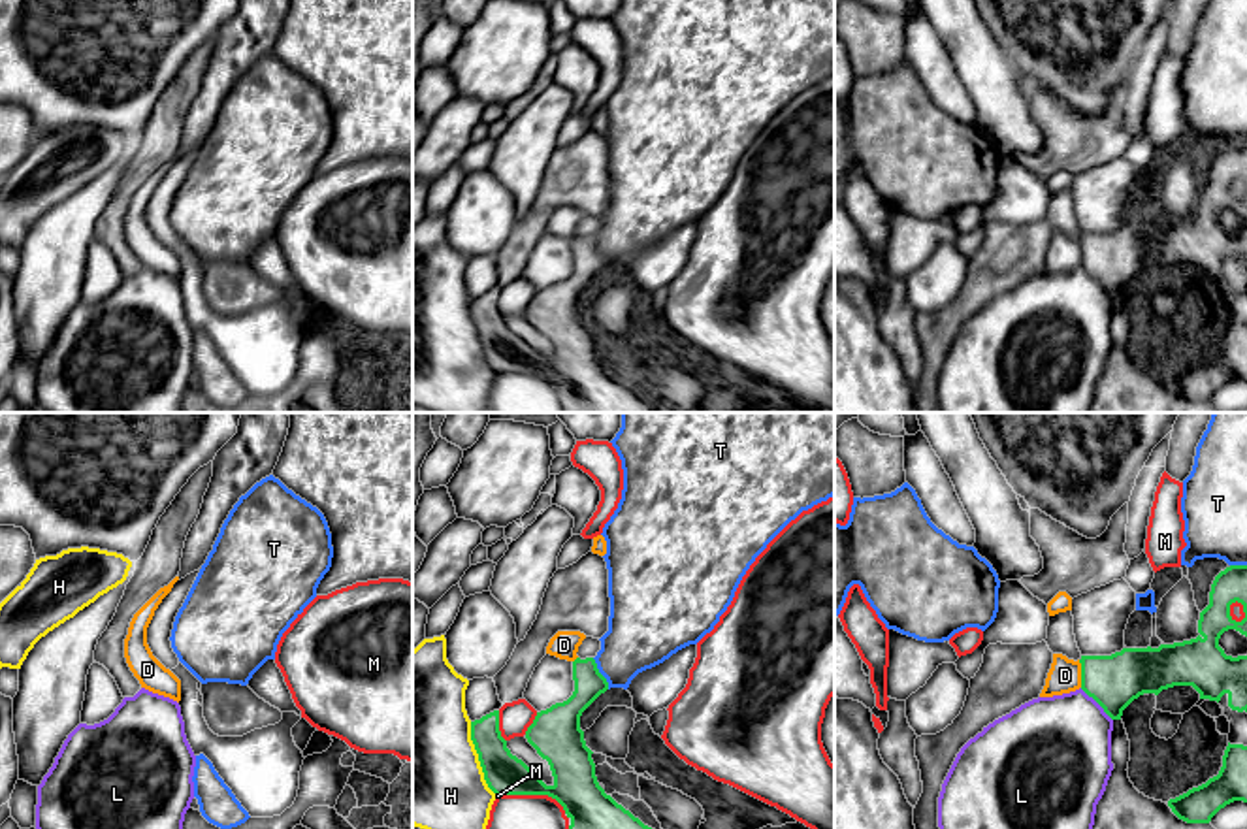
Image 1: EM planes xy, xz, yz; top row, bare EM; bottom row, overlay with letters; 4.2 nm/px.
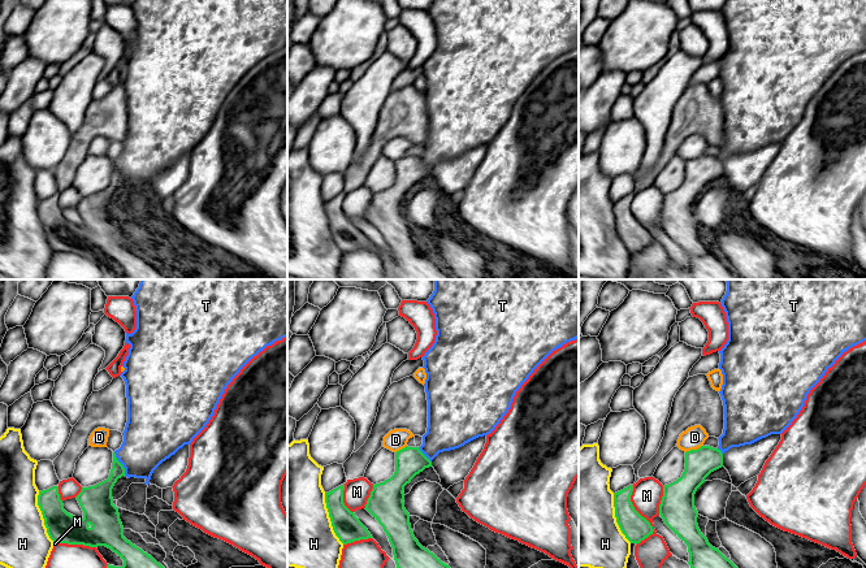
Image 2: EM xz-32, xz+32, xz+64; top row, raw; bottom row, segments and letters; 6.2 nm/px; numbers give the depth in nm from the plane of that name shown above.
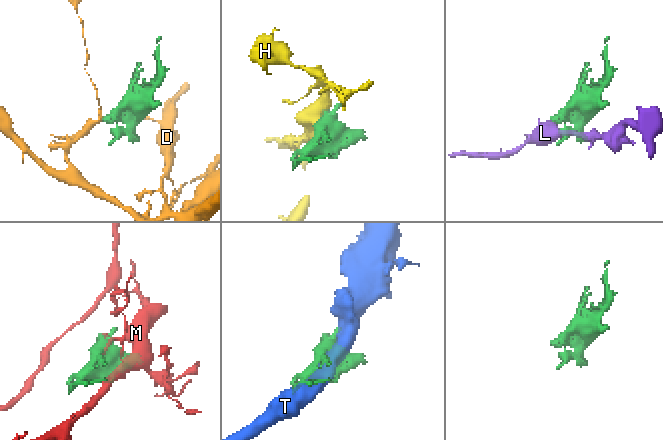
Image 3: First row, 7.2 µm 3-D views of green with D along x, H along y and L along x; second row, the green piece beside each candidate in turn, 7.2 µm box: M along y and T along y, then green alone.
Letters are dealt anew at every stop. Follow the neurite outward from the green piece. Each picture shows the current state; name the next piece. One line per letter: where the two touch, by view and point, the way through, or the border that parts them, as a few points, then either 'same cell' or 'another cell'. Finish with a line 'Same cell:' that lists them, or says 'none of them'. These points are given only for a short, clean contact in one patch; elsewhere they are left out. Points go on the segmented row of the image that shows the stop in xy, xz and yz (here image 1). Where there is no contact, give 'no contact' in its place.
D: yz (1082, 673) | along yz (1078, 660), (1082, 686) | another cell
H: xz (479, 760) | another cell
L: yz (1097, 701) | another cell
M: xz (534, 794) | another cell
T: xz (599, 673) | another cell
Same cell: none of them

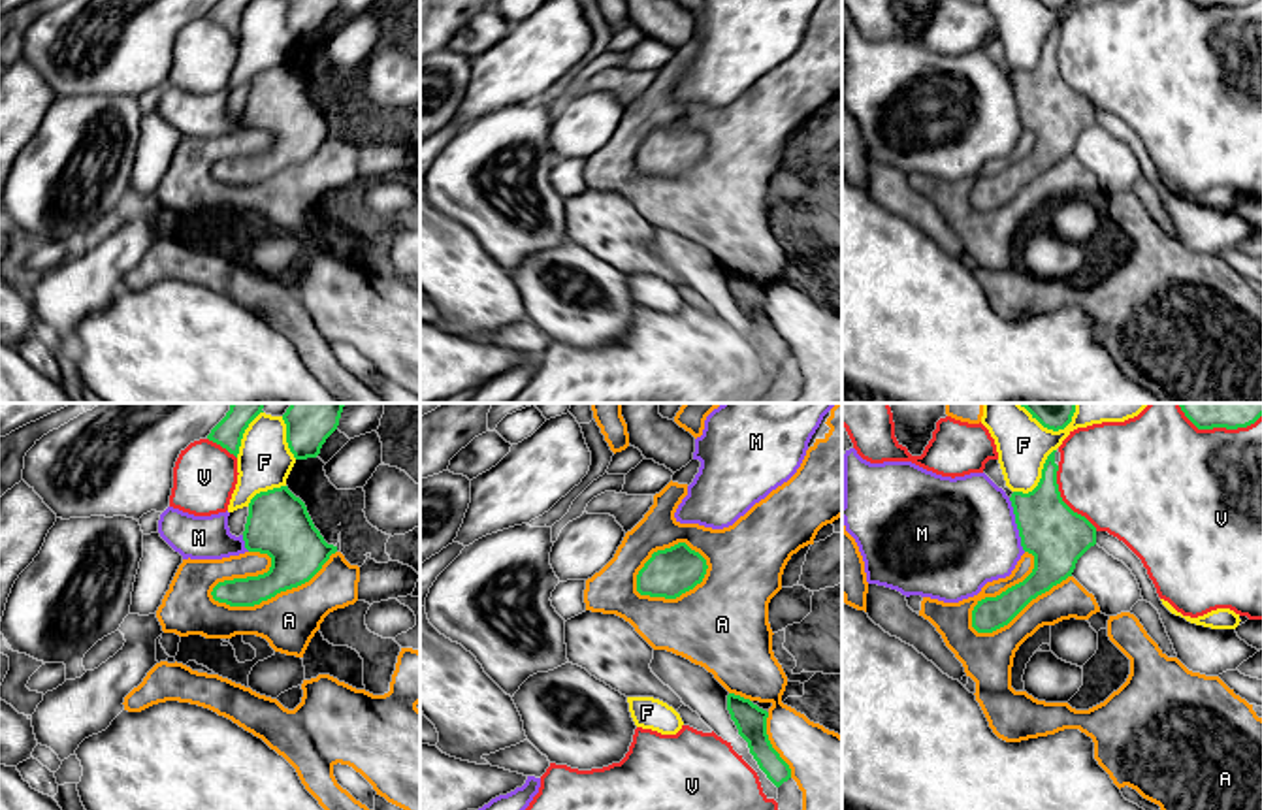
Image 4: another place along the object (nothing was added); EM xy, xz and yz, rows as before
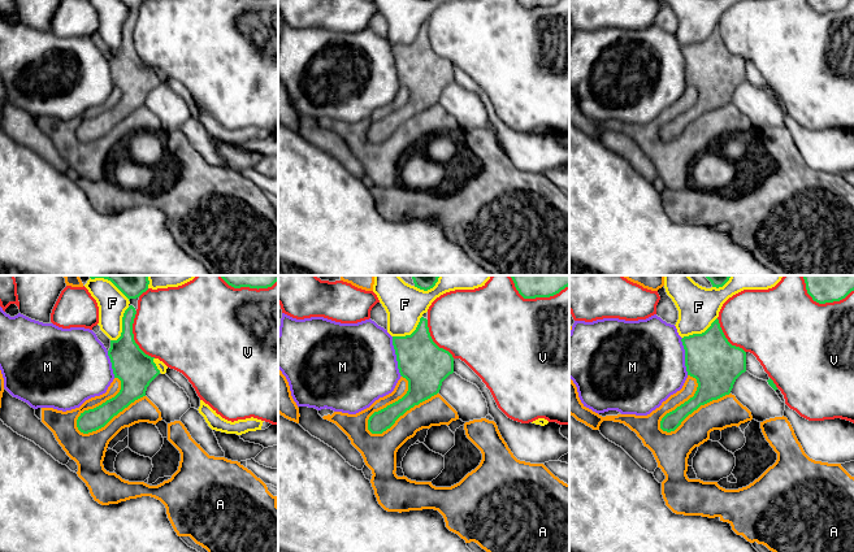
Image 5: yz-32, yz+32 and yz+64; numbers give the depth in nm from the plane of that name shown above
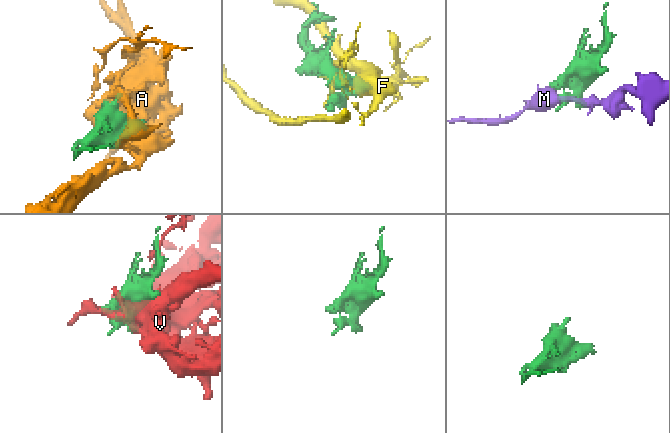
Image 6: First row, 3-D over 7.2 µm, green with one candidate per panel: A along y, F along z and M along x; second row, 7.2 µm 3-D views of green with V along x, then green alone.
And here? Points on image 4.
A: xy (274, 596) | same cell
F: yz (1040, 479) | another cell
M: yz (1016, 522) | another cell
V: yz (1061, 500) | another cell
Same cell: A

